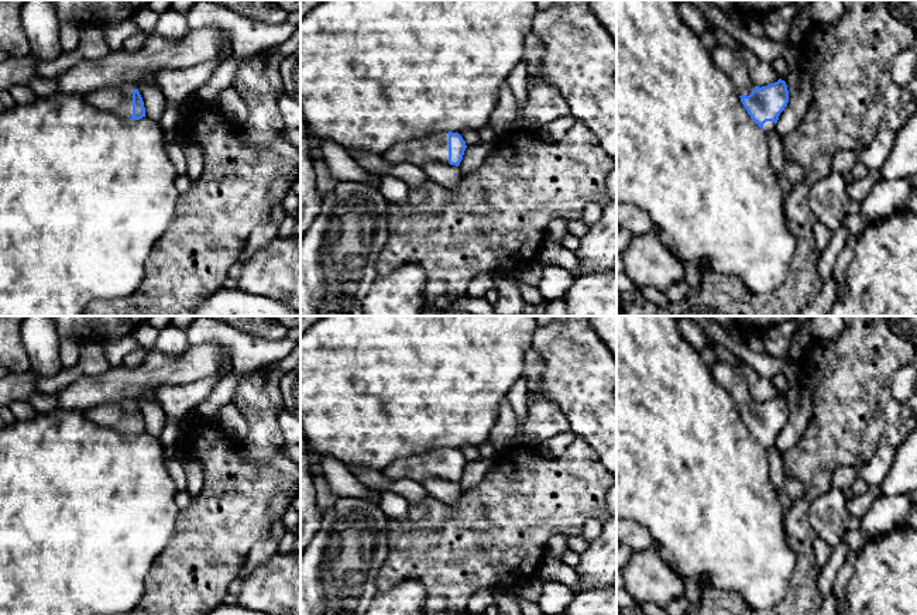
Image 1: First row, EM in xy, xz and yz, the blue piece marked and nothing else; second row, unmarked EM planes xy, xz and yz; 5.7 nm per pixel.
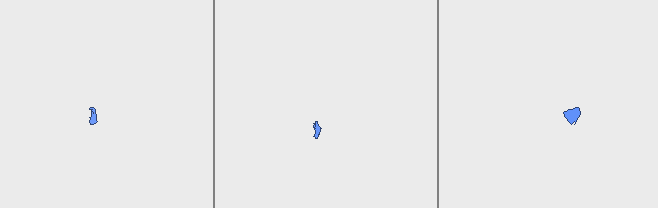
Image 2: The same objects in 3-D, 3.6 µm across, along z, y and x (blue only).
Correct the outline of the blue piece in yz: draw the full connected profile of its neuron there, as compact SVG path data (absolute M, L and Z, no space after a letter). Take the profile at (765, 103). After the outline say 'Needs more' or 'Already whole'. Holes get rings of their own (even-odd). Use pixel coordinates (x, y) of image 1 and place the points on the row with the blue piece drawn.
M717 45L710 51L714 65L732 80L751 118L766 133L775 130L780 113L789 103L789 90L779 79L767 86L755 86L749 68L732 48Z. Needs more

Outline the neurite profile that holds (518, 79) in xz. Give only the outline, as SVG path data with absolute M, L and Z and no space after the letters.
M521 61L512 71L508 85L512 89L516 102L518 102L518 117L514 123L512 128L516 130L532 130L538 131L538 127L530 124L523 114L523 109L526 104L526 85L528 85L528 69L526 63Z

